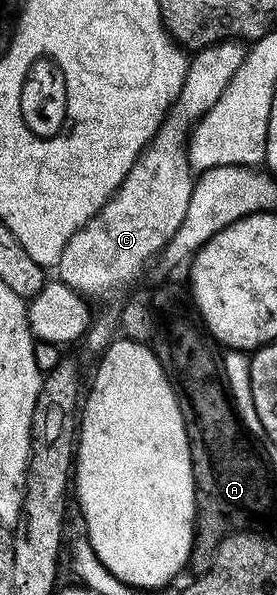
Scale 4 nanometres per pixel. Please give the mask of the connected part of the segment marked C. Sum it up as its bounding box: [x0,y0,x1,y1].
[57,40,246,301]

